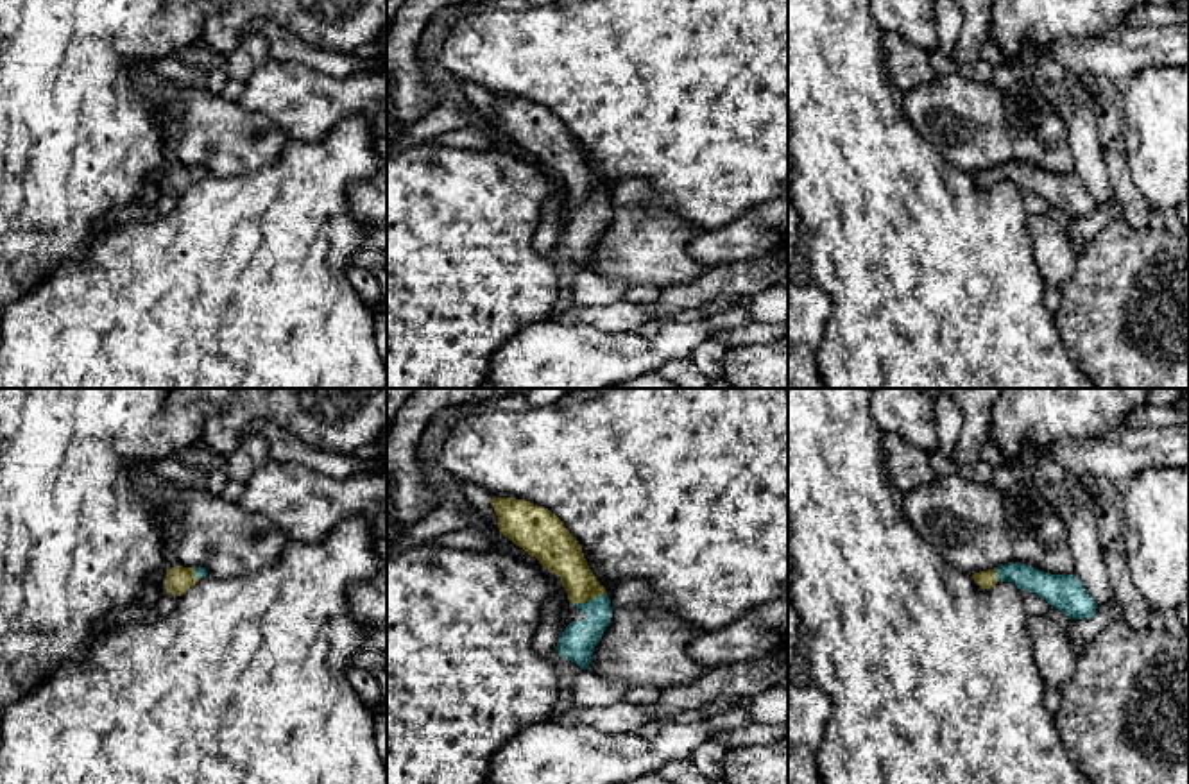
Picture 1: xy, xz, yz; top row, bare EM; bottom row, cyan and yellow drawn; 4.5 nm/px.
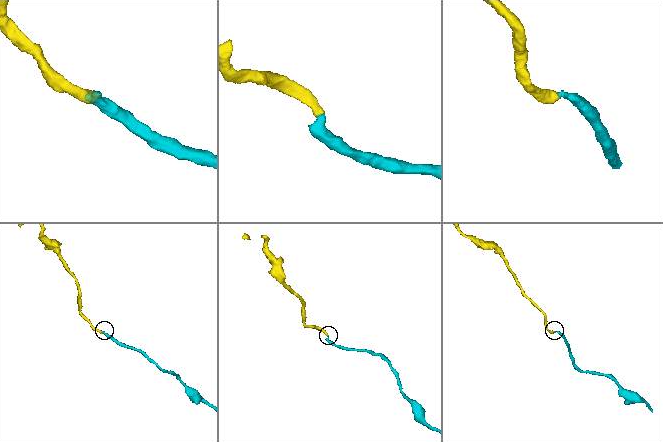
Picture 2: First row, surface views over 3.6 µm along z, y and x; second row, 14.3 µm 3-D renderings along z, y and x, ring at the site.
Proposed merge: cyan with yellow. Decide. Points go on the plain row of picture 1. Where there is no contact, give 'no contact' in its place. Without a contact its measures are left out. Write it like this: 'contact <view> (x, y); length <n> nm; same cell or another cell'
contact xz (590, 199); length 160 nm; same cell

